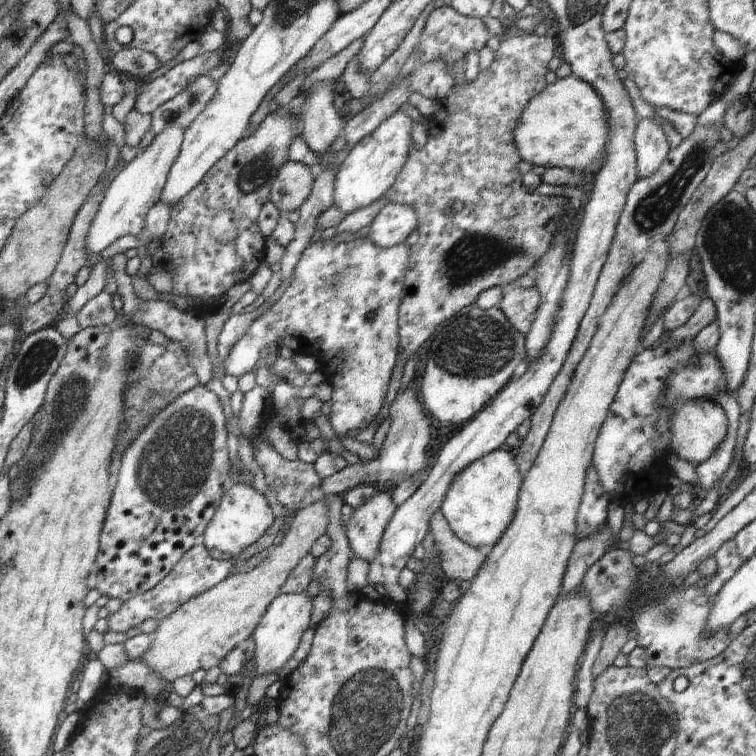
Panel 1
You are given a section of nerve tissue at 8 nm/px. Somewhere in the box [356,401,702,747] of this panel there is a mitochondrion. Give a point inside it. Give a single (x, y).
(673, 610)

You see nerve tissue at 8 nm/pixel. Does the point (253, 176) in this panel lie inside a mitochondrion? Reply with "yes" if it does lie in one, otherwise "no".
yes

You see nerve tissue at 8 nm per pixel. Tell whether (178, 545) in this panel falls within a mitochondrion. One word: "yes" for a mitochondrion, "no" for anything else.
no

